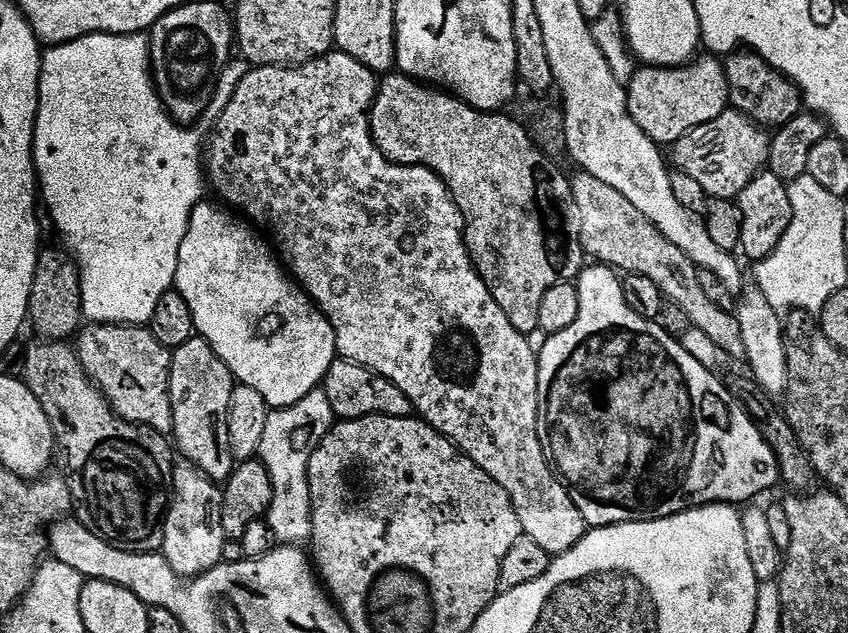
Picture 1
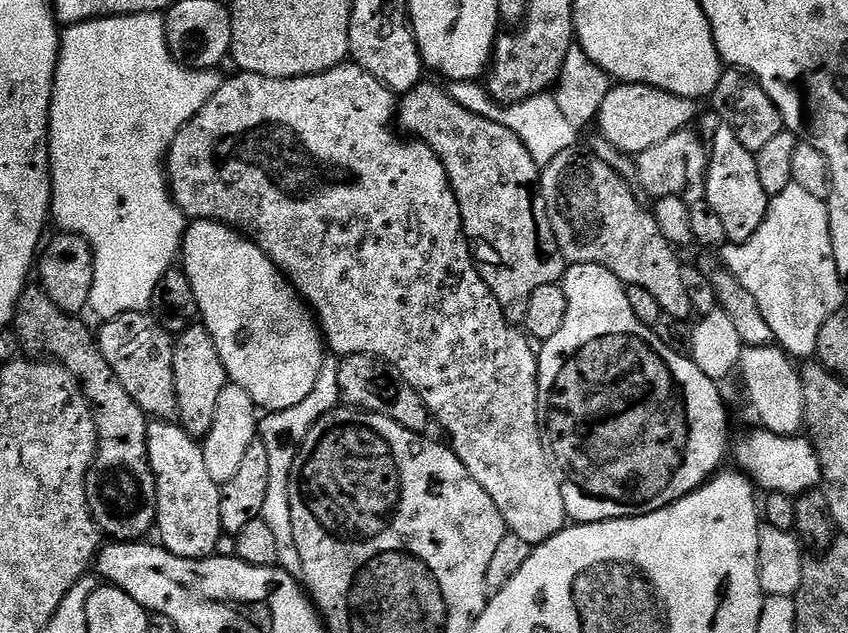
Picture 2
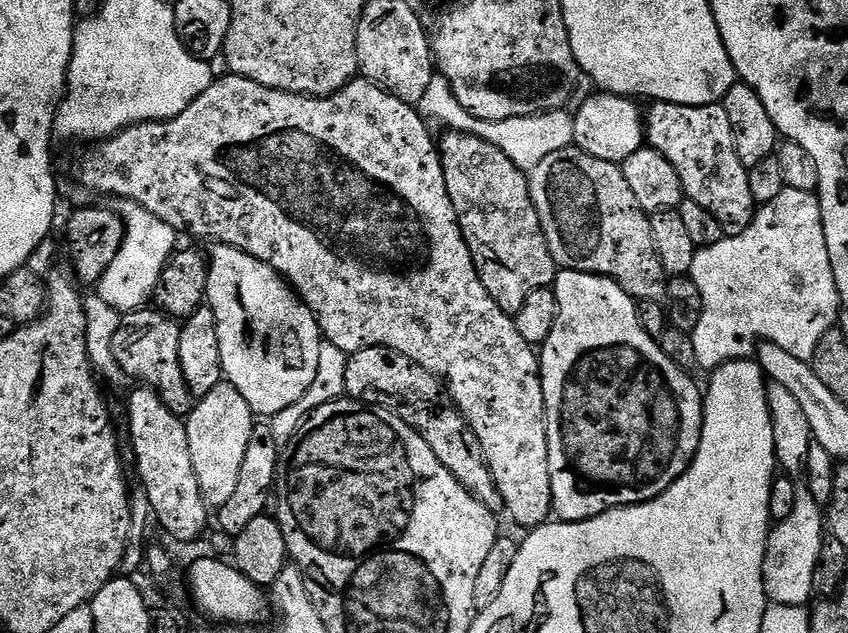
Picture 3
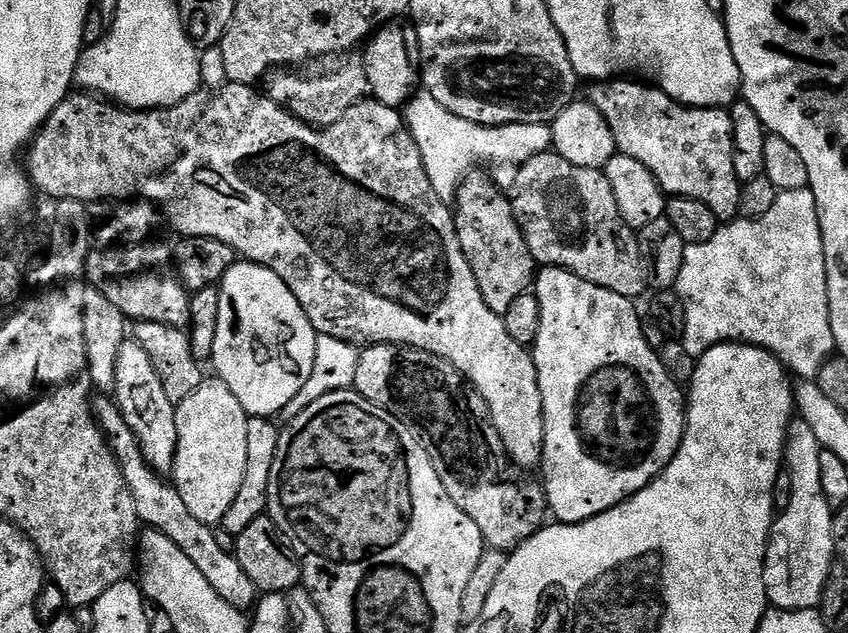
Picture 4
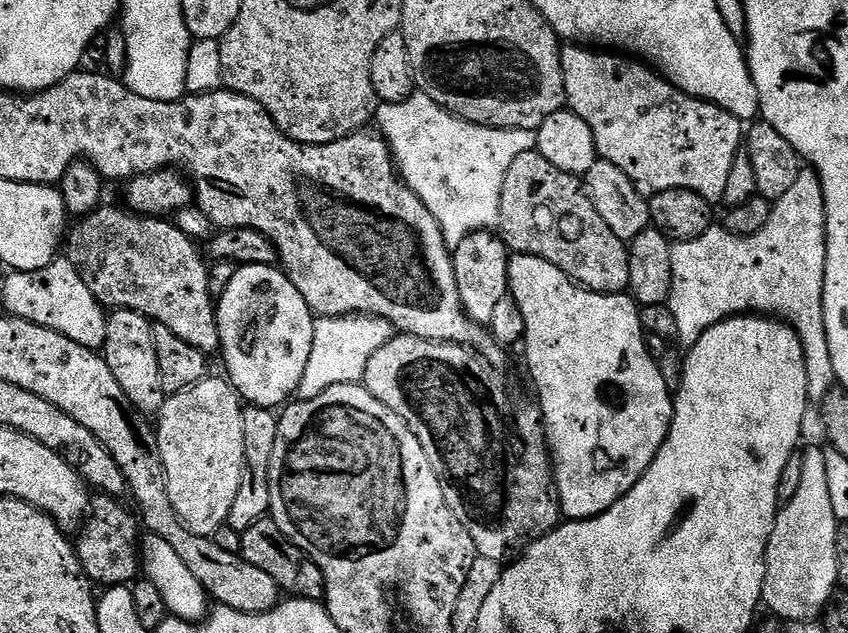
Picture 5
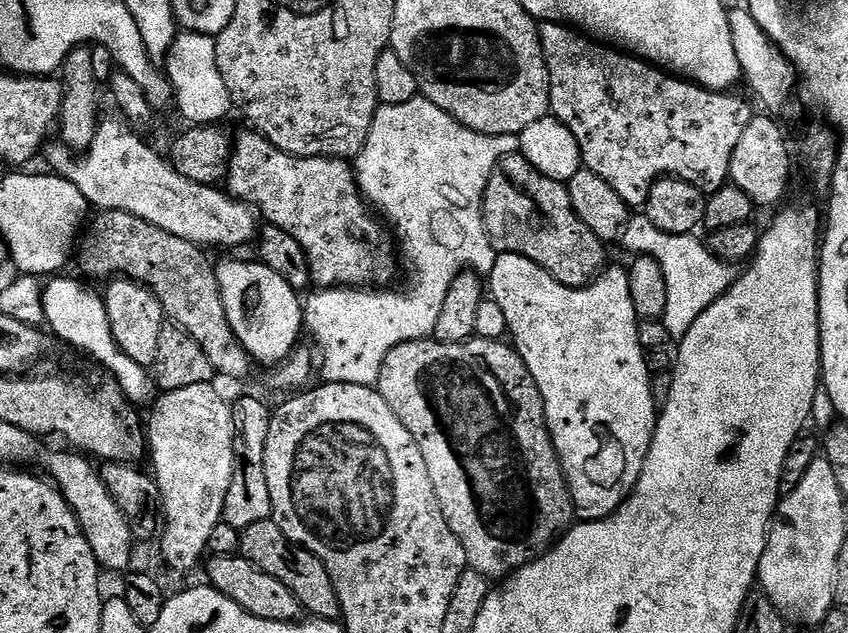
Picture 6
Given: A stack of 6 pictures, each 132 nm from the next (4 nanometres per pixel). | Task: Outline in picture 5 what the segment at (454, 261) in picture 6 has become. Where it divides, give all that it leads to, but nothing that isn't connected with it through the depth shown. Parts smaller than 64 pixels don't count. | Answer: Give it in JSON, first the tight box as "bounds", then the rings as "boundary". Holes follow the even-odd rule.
{"bounds":[296,94,536,400],"boundary":[[[413,94],[397,104],[381,103],[376,109],[374,120],[380,123],[379,131],[392,150],[392,159],[396,162],[401,180],[410,186],[410,190],[414,190],[414,194],[418,194],[418,198],[422,198],[426,210],[434,214],[450,246],[463,244],[475,232],[495,229],[499,225],[502,186],[506,182],[506,174],[510,166],[514,166],[514,158],[518,158],[518,154],[533,151],[536,146],[535,132],[517,128],[487,128],[459,120],[453,112],[440,108],[438,102],[423,94]],[[322,316],[314,323],[314,342],[310,350],[310,362],[306,362],[306,374],[296,387],[300,400],[309,400],[322,390],[339,384],[358,384],[363,381],[370,358],[394,335],[392,323],[377,316]]]}

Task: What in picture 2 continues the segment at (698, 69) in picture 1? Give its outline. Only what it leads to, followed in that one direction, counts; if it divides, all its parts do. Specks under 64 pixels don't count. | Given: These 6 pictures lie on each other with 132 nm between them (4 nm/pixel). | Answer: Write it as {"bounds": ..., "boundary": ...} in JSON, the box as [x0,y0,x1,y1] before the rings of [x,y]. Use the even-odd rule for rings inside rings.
{"bounds":[598,83,697,154],"boundary":[[[617,83],[602,102],[598,125],[605,141],[621,154],[639,154],[666,142],[670,134],[678,134],[689,127],[696,116],[697,101],[658,90],[649,84]]]}

